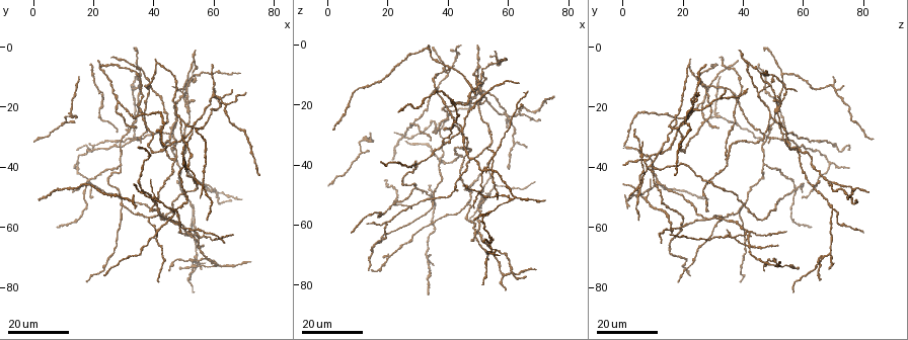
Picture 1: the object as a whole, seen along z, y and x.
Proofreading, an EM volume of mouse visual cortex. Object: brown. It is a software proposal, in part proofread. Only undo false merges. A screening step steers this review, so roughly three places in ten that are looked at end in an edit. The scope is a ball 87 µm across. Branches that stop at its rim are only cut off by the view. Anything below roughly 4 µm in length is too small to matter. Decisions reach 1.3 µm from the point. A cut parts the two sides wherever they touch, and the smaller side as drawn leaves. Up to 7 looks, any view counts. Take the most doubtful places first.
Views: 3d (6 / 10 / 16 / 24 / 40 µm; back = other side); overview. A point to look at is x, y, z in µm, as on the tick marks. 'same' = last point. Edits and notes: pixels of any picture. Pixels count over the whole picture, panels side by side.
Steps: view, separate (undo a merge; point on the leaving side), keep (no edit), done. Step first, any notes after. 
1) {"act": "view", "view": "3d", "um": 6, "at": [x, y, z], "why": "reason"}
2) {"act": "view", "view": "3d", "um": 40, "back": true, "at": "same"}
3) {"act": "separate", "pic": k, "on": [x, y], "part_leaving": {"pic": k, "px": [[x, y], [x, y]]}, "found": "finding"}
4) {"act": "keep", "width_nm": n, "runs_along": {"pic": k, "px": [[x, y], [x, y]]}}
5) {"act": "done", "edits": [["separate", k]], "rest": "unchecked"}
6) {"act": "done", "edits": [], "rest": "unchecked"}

{"act": "view", "view": "3d", "um": 24, "at": [54, 67, 42], "why": "side arm on a straight run"}

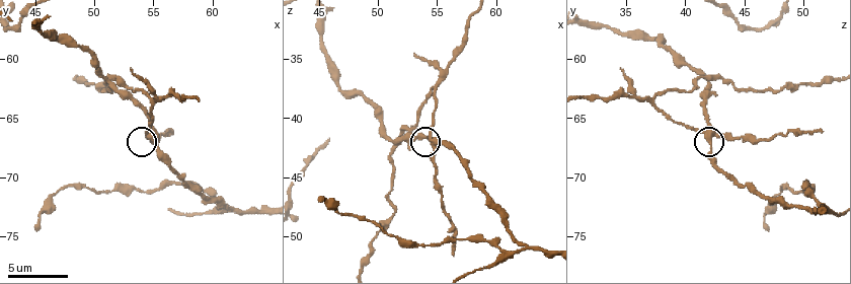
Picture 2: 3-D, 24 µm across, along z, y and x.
{"act": "view", "view": "3d", "um": 6, "at": [54.6, 66.2, 41.6]}

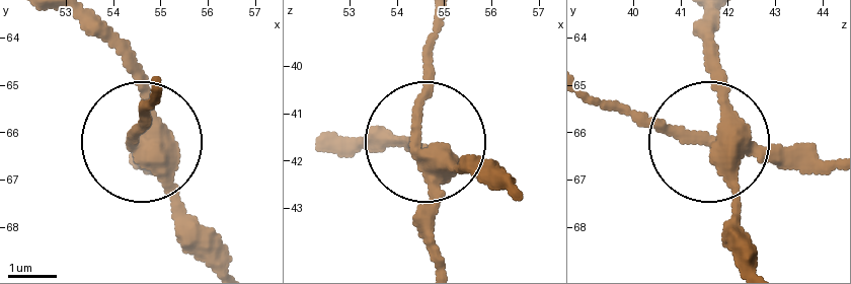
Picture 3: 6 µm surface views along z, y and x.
{"act": "separate", "pic": 3, "on": [431, 241], "width_nm": 320, "part_leaving": {"pic": 3, "px": [[428, 167], [415, 124], [440, 26]]}, "found": "two neurons meet here"}

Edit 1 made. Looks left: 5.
{"act": "view", "view": "overview", "why": "redraw"}

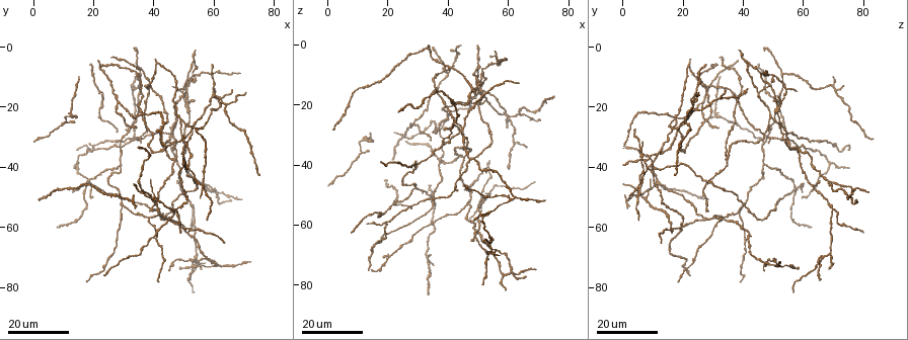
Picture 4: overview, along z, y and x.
{"act": "view", "view": "3d", "um": 16, "at": [40, 50, 8], "why": "looks like a crossing"}

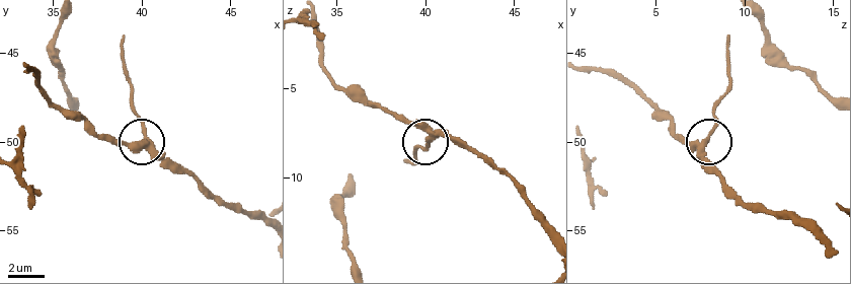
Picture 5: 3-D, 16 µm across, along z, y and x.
{"act": "view", "view": "3d", "um": 10, "at": [40.2, 50.0, 7.6], "why": "zoom in"}

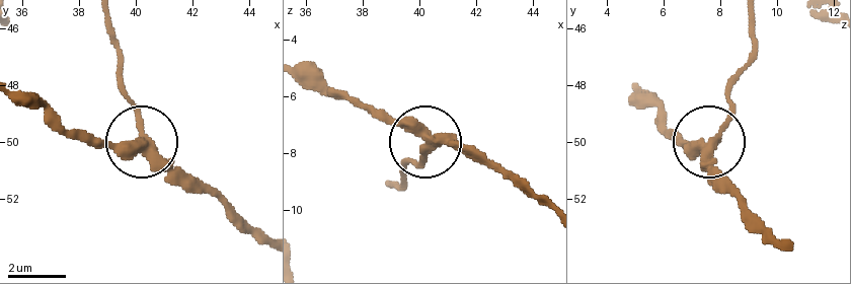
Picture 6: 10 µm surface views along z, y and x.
{"act": "separate", "pic": 6, "on": [139, 109], "part_leaving": {"pic": 6, "px": [[152, 140], [128, 99], [110, 19]]}, "found": "two neurons meet here"}

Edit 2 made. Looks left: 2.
{"act": "done", "edits": [["separate", 3], ["separate", 6]], "rest": "unchecked"}

